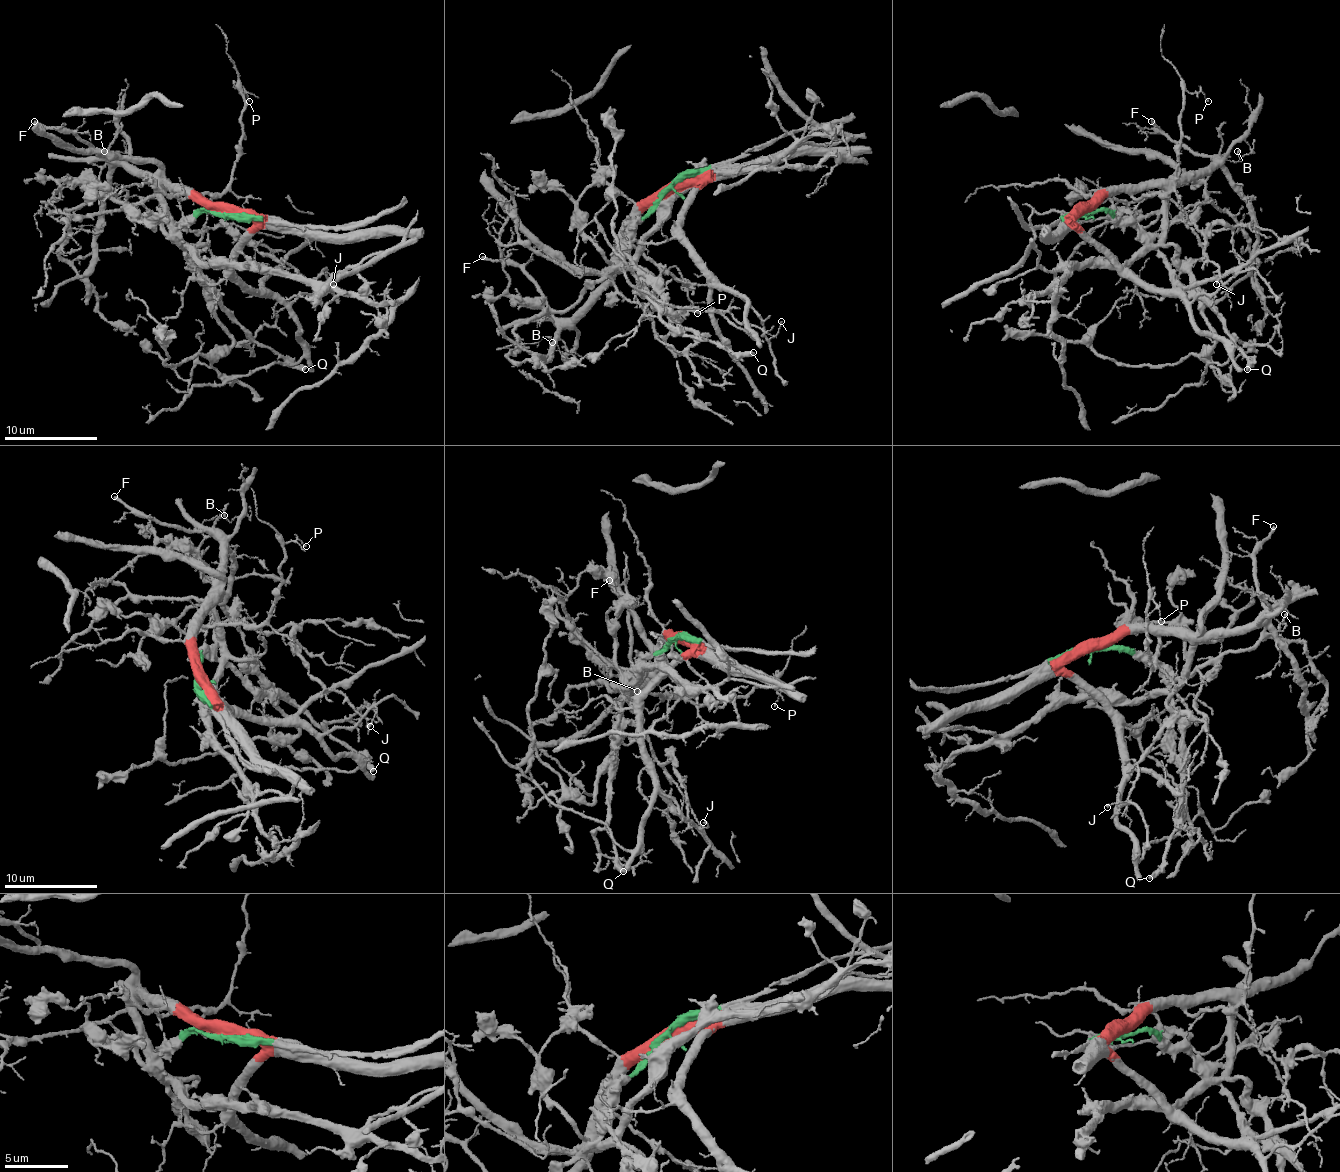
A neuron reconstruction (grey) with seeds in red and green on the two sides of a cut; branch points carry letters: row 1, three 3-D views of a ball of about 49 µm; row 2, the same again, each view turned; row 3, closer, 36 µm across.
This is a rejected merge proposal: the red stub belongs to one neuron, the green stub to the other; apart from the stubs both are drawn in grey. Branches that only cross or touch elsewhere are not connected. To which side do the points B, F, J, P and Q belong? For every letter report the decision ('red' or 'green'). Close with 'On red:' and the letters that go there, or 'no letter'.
B: red
F: red
J: red
P: red
Q: green
On red: B, F, J, P

